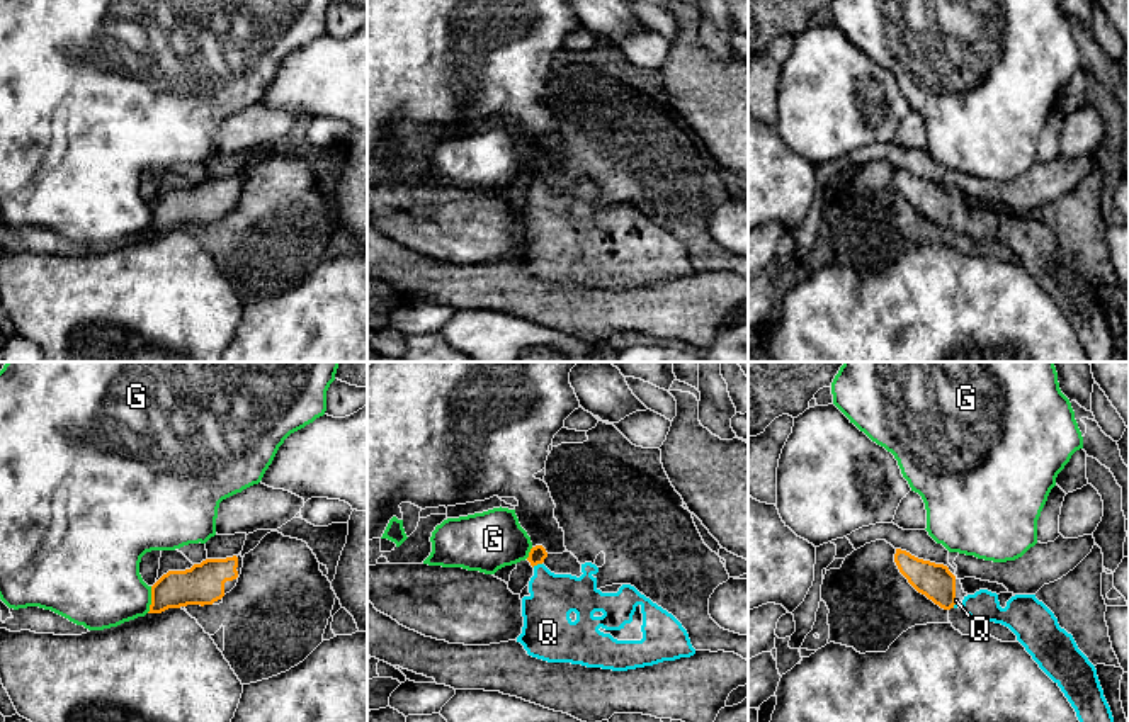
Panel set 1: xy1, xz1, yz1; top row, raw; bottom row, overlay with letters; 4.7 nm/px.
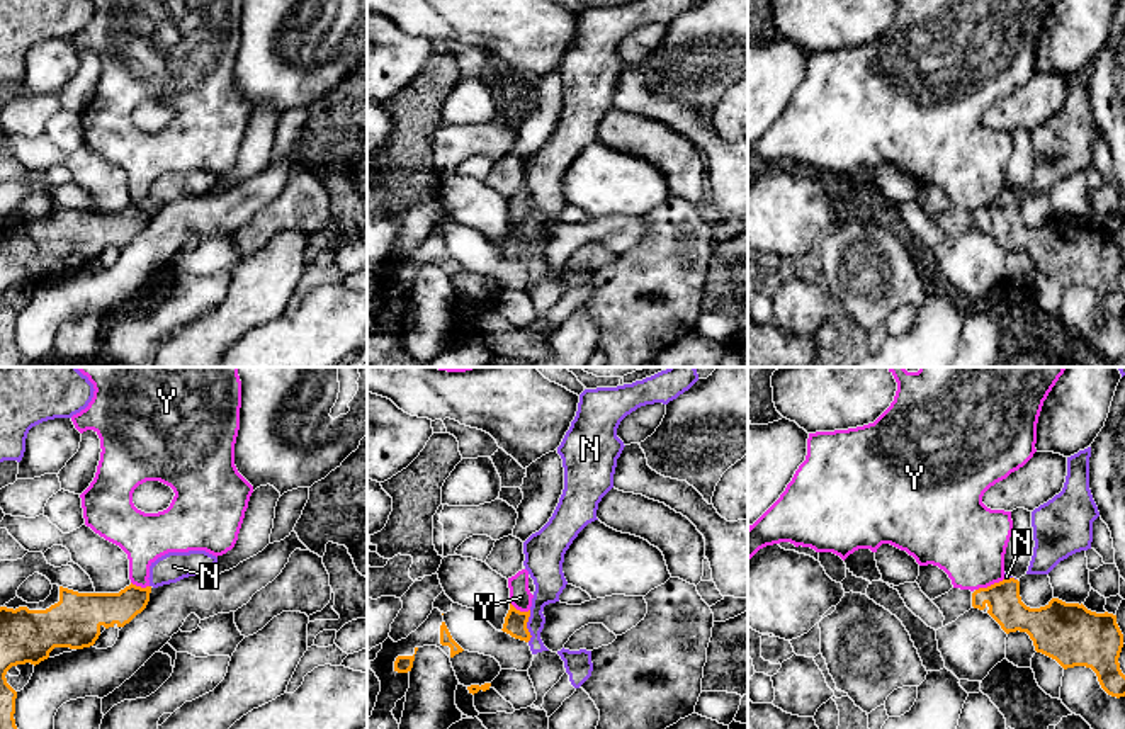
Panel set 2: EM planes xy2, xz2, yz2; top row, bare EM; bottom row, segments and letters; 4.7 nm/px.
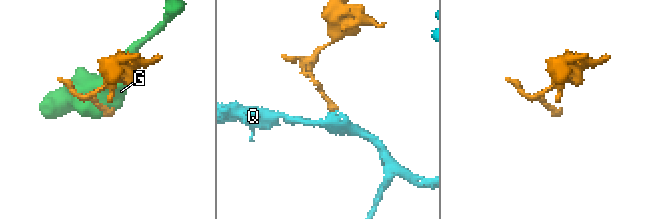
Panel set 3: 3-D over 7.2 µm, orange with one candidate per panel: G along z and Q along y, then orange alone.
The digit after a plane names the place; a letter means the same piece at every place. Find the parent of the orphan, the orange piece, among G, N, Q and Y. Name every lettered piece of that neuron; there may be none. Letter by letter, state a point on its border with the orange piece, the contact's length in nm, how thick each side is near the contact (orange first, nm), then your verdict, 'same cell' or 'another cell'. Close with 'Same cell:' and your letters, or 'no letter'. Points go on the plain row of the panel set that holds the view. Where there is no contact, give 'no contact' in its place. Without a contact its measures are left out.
G: xy1 (152, 219) | 130 nm | 190/380 nm | another cell
N: xz2 (525, 245) | 150 nm | 110/150 nm | another cell
Q: xz1 (536, 184) | 50 nm | 80/220 nm | same cell
Y: yz2 (991, 204) | 150 nm | 160/360 nm | another cell
Same cell: Q

